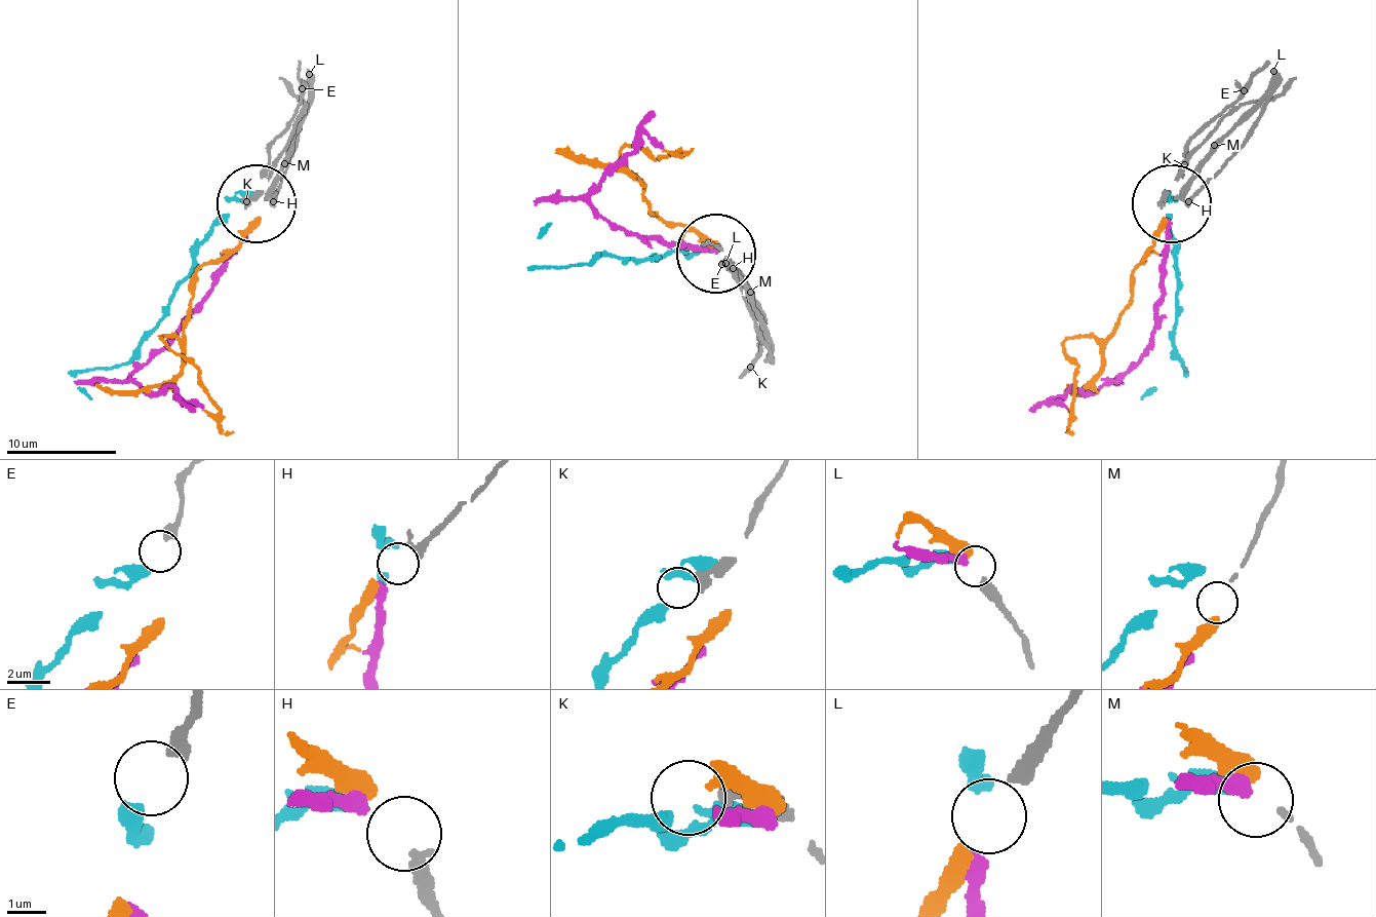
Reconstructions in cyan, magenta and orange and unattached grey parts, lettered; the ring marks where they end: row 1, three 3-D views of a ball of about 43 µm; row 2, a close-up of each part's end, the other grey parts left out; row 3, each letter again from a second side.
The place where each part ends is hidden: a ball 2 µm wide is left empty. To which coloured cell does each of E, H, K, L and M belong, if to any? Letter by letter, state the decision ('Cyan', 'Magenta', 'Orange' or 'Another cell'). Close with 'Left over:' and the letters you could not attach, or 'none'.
E: Cyan
H: Another cell
K: Another cell
L: Magenta
M: Orange
Left over: H, K

